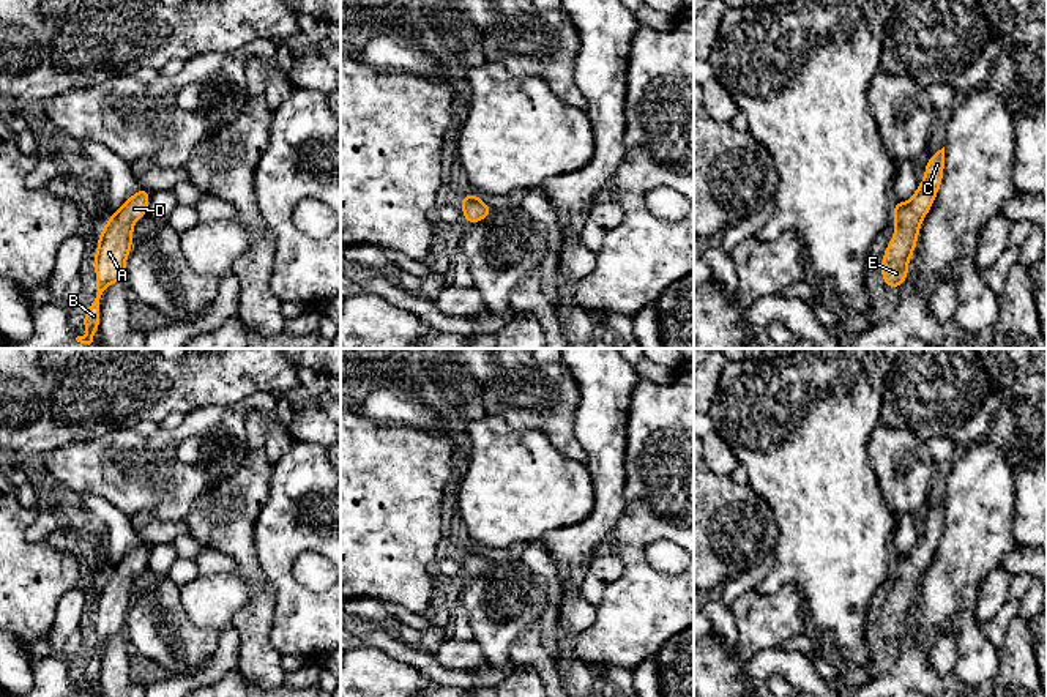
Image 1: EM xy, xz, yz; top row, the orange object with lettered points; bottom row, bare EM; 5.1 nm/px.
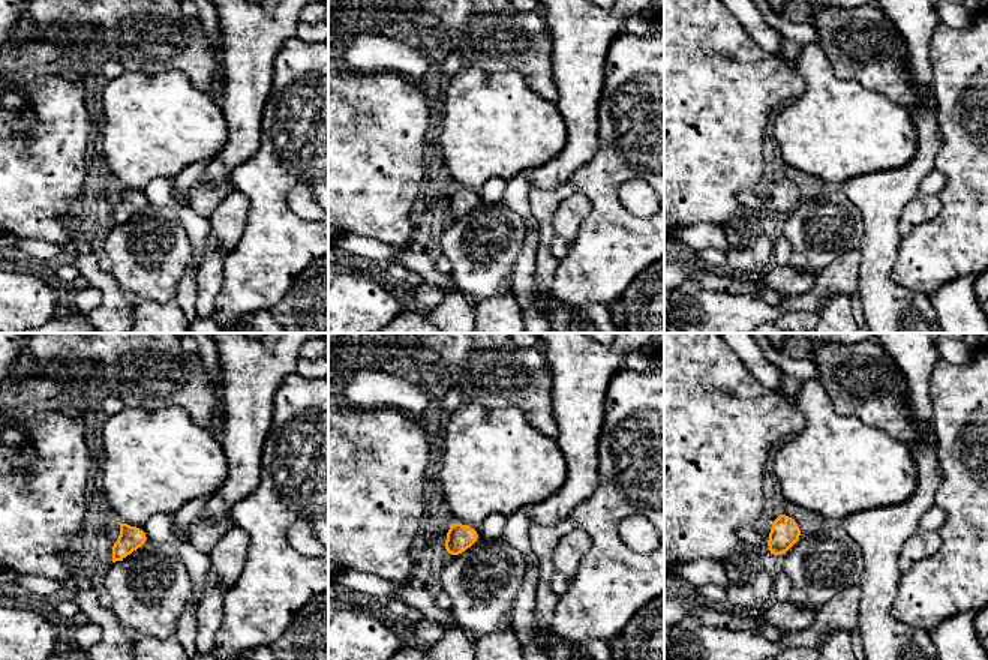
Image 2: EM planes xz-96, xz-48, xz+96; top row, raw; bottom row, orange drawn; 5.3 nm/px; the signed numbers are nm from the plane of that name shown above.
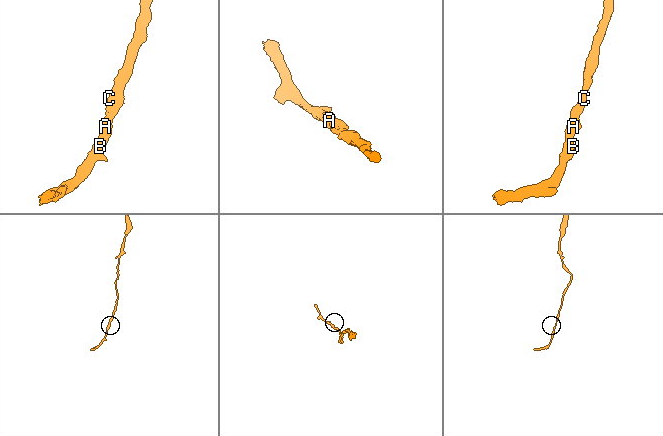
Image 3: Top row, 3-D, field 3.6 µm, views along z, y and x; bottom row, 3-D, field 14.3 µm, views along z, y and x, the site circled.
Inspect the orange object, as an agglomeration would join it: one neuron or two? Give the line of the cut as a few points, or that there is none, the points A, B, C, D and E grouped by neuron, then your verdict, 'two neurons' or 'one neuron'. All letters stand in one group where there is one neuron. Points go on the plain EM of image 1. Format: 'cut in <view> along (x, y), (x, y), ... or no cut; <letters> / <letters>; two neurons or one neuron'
no cut; A B C D E; one neuron

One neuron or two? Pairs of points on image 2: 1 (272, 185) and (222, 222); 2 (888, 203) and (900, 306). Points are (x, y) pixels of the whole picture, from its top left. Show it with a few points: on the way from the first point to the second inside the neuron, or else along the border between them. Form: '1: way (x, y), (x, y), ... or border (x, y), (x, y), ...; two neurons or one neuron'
1: border (236, 188), (249, 201), (248, 221), (242, 236); two neurons
2: way (880, 228), (880, 281); one neuron

